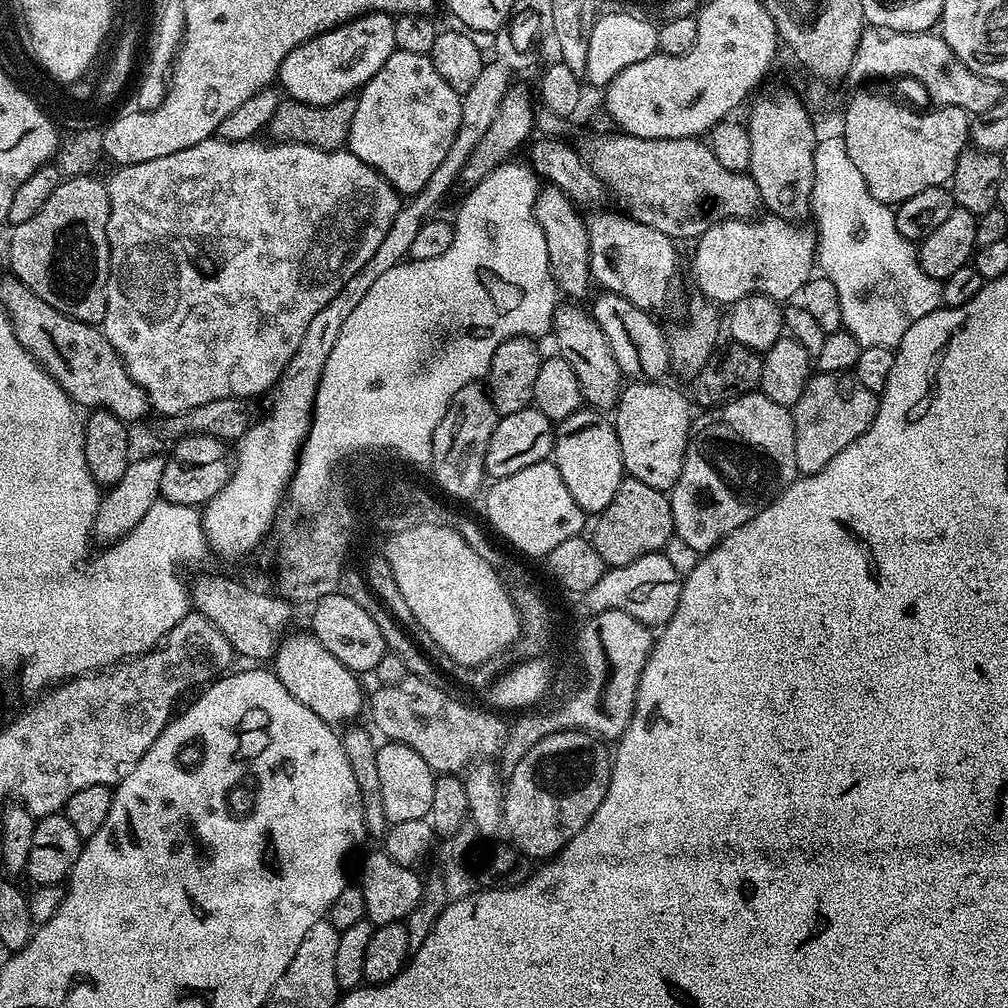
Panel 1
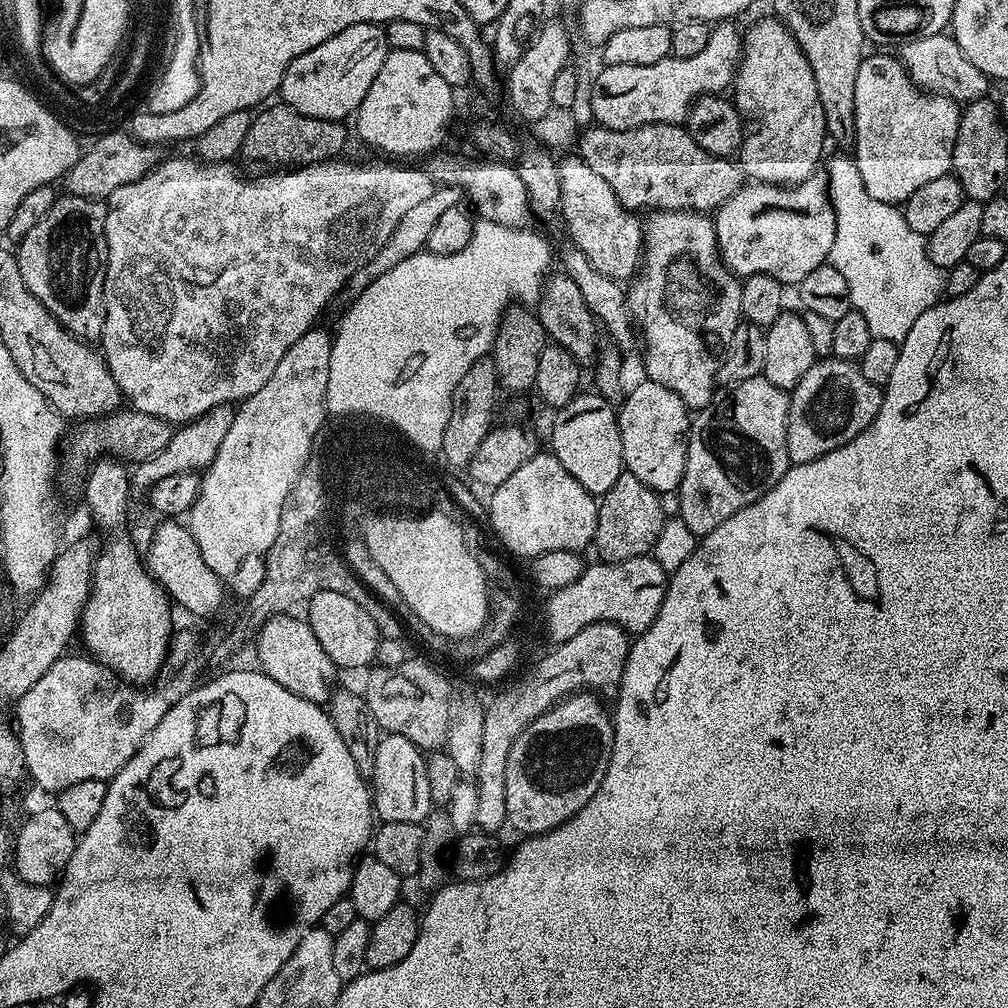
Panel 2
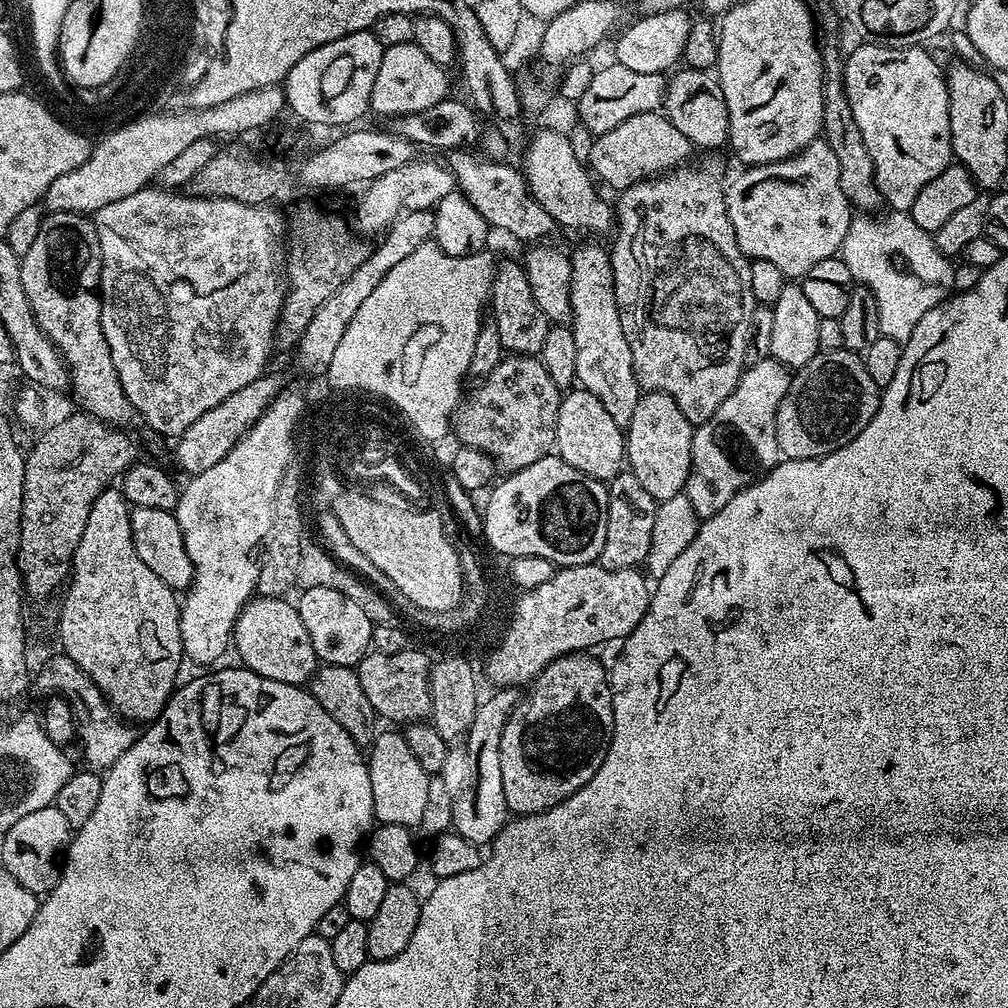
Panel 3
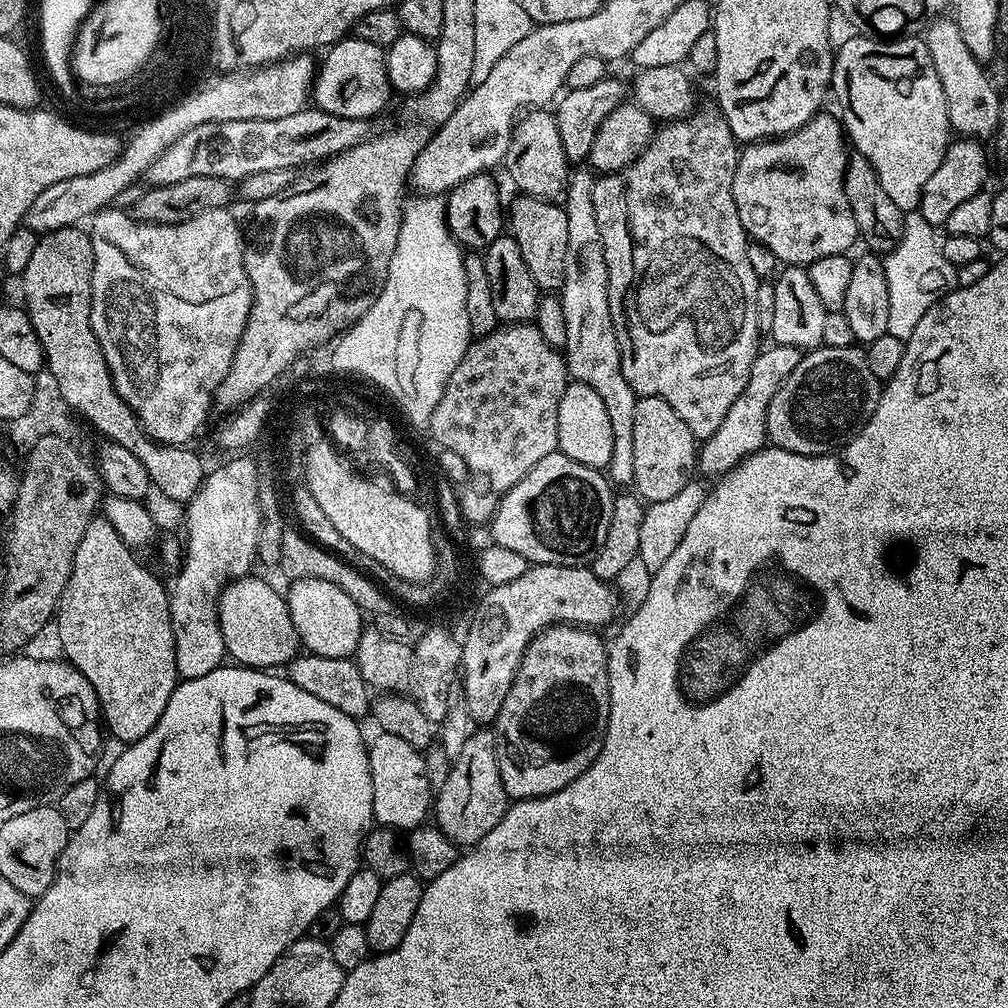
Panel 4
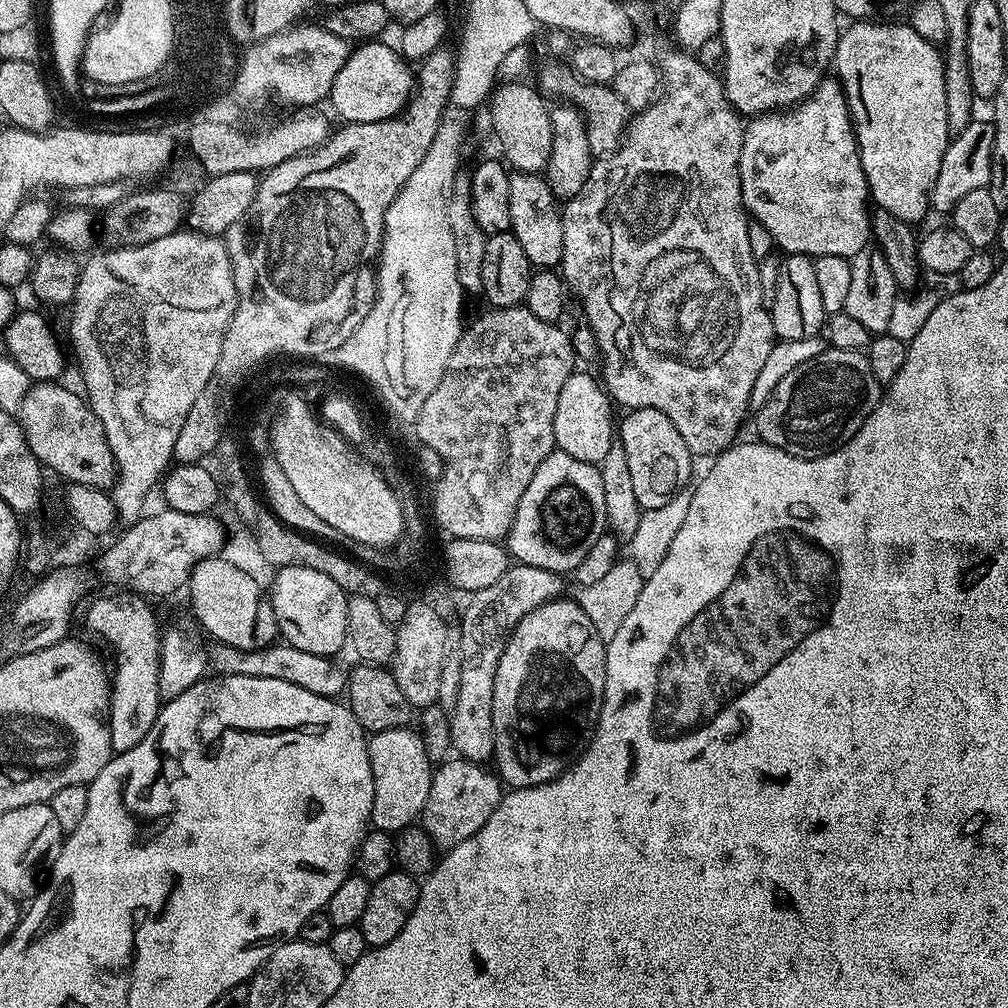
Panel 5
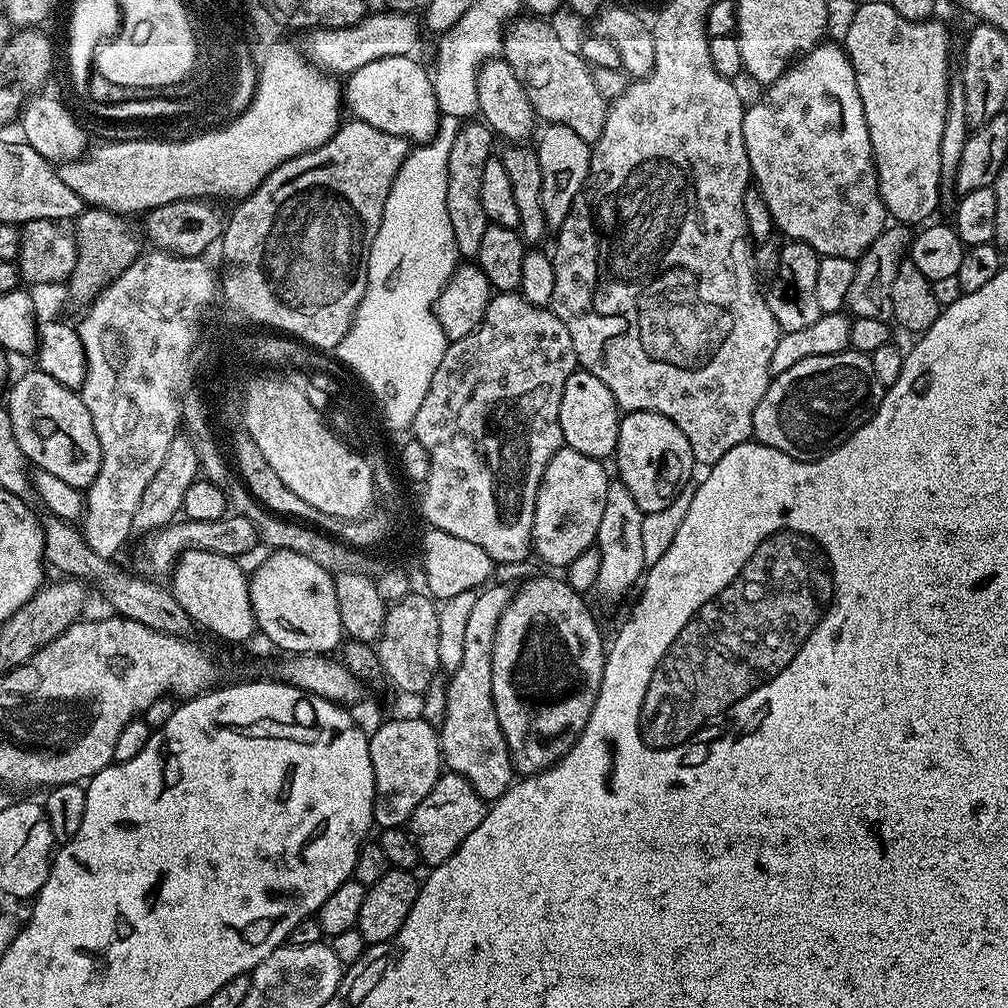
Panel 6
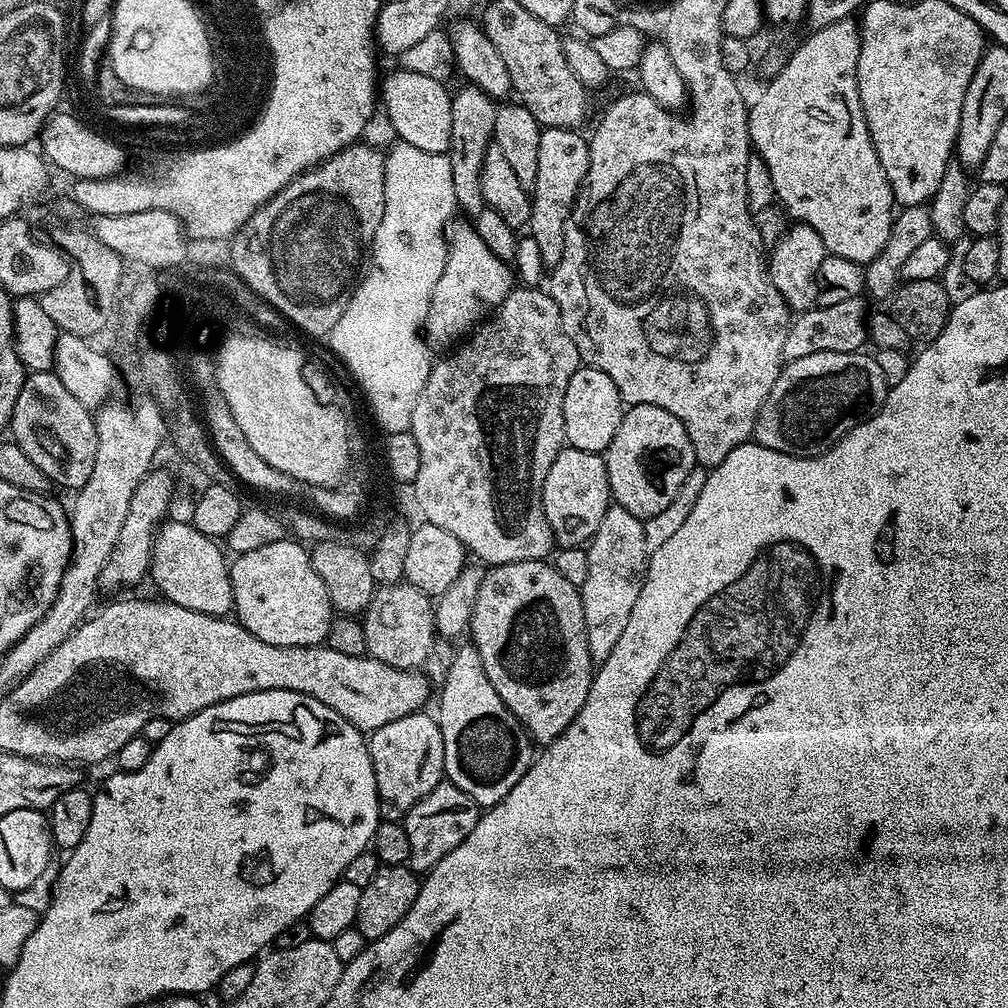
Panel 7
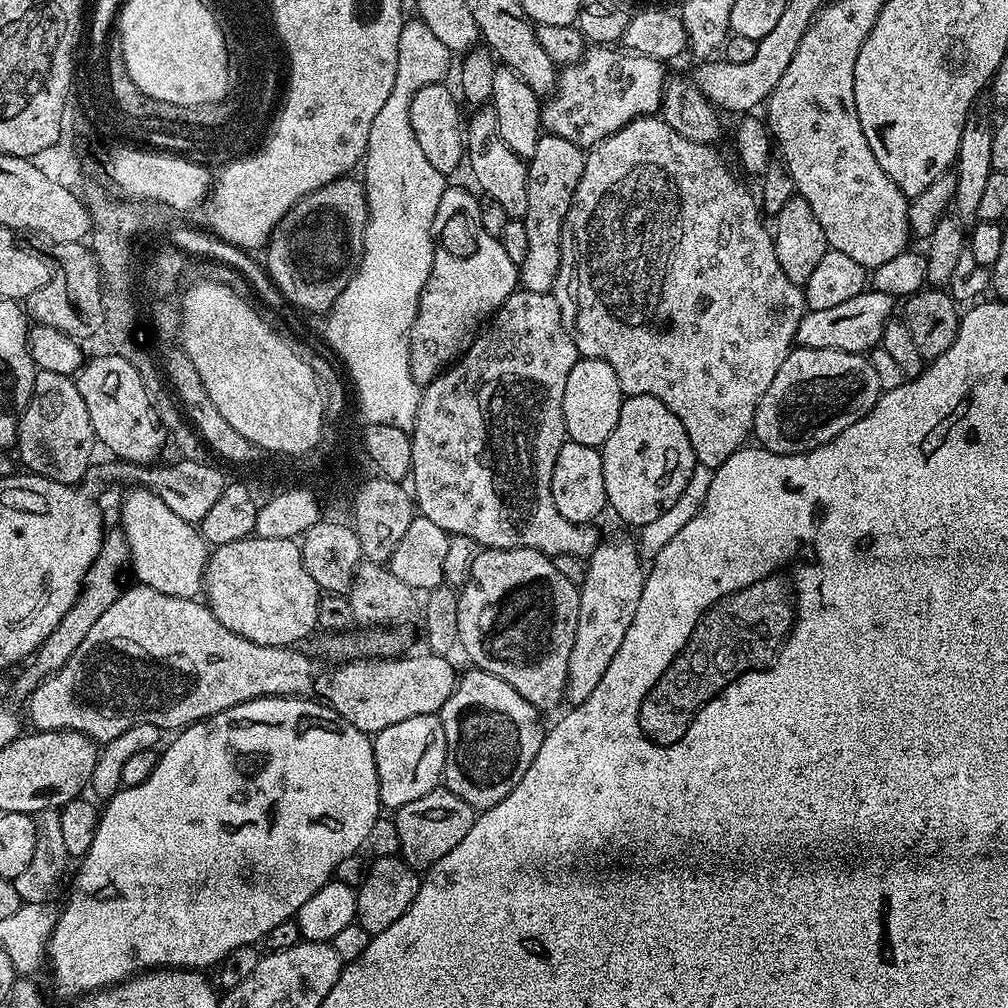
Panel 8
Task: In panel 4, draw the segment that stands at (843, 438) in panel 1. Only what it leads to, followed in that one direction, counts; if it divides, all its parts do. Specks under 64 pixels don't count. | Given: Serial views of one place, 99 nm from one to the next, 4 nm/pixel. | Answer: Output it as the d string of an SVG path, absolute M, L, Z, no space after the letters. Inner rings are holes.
M821 346L805 351L770 402L766 414L768 440L794 454L827 456L859 434L870 414L874 414L881 391L882 381L874 378L867 355L859 347Z

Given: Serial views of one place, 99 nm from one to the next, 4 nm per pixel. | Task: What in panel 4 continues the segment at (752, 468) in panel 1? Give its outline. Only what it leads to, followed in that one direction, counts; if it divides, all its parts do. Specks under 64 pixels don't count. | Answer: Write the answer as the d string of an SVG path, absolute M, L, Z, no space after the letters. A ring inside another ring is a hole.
M773 343L771 347L765 347L756 355L756 361L750 370L750 378L742 394L738 394L734 406L730 406L726 418L722 418L722 426L718 426L718 430L714 430L710 439L699 445L698 468L701 473L704 471L706 475L712 476L711 478L724 476L738 467L747 456L752 456L765 447L768 440L766 414L770 402L774 394L778 394L782 382L790 378L794 366L798 366L802 355L801 349L794 346Z

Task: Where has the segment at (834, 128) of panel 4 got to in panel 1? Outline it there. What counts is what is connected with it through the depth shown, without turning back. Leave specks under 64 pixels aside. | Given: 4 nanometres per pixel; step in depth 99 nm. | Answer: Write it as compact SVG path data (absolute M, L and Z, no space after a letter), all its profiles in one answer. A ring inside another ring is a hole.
M773 214L747 220L723 220L710 226L710 230L706 230L695 241L696 253L692 256L692 276L700 287L699 293L720 306L731 306L738 302L738 298L755 295L769 296L781 302L799 297L802 286L812 279L818 260L817 233L811 227L800 227L804 226Z

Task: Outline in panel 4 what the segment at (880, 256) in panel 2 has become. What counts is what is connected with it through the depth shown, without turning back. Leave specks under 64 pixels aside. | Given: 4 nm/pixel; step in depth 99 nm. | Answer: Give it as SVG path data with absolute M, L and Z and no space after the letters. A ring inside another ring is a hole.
M919 210L909 212L904 218L902 242L883 257L886 290L890 294L888 335L905 342L910 334L914 334L926 310L930 310L932 304L939 302L941 296L947 296L950 291L950 265L947 258L940 254L941 241L938 236L936 240L936 232L937 229L922 218Z

